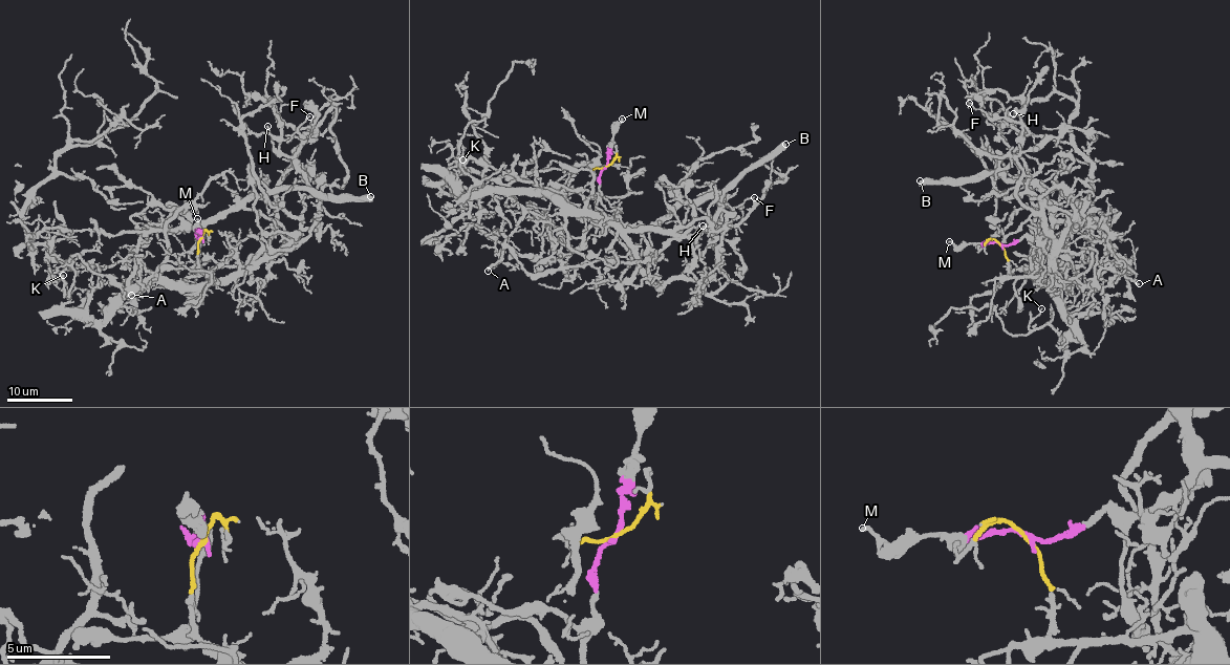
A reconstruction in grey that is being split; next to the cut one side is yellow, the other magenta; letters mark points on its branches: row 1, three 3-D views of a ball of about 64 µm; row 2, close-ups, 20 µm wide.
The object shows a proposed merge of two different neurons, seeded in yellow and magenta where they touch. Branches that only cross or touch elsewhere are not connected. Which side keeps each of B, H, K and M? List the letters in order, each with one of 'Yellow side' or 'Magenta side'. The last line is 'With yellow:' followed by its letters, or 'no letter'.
B: Magenta side
H: Magenta side
K: Yellow side
M: Magenta side
With yellow: K

